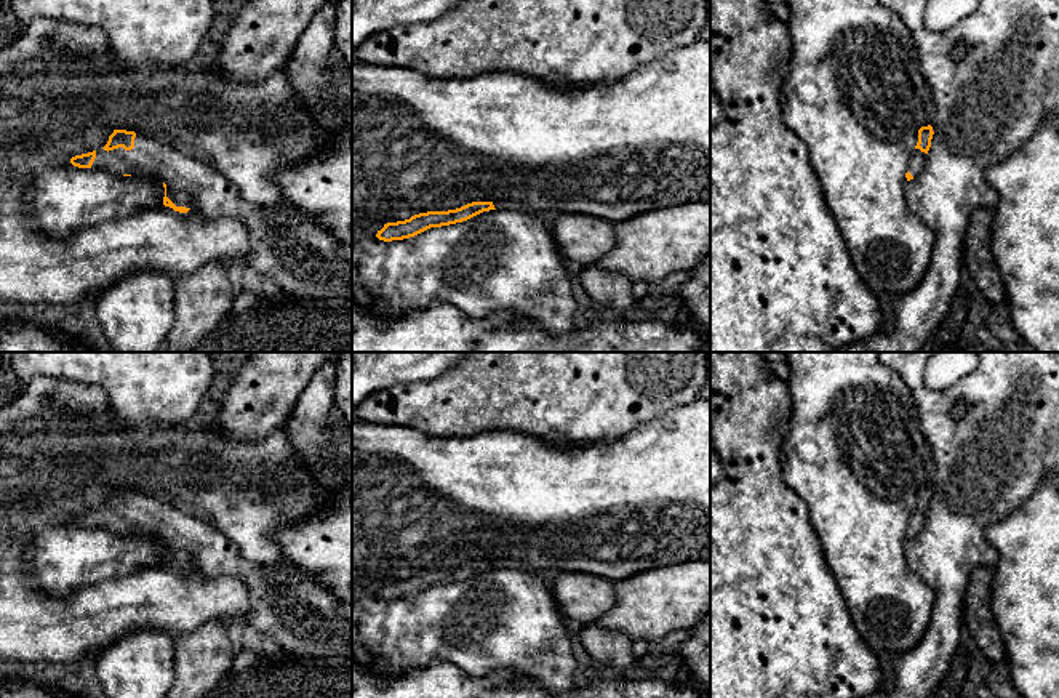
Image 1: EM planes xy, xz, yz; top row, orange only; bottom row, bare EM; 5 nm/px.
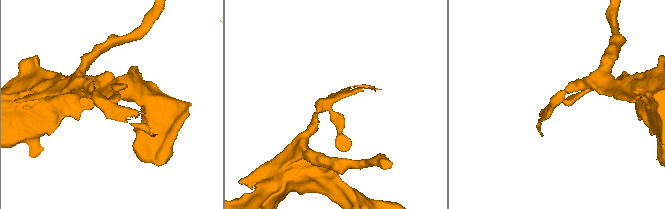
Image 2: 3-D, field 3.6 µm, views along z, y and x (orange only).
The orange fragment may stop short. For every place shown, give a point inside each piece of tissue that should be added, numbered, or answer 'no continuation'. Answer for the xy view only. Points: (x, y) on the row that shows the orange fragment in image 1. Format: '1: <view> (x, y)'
1: xy (299, 256)

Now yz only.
1: yz (917, 159)

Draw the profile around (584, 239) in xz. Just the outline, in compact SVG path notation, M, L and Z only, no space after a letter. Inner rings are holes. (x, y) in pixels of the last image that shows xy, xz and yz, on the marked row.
M558 213L550 232L561 258L584 267L597 263L616 243L614 223L590 215Z

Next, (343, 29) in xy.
M336 0L334 48L352 70L352 0Z

